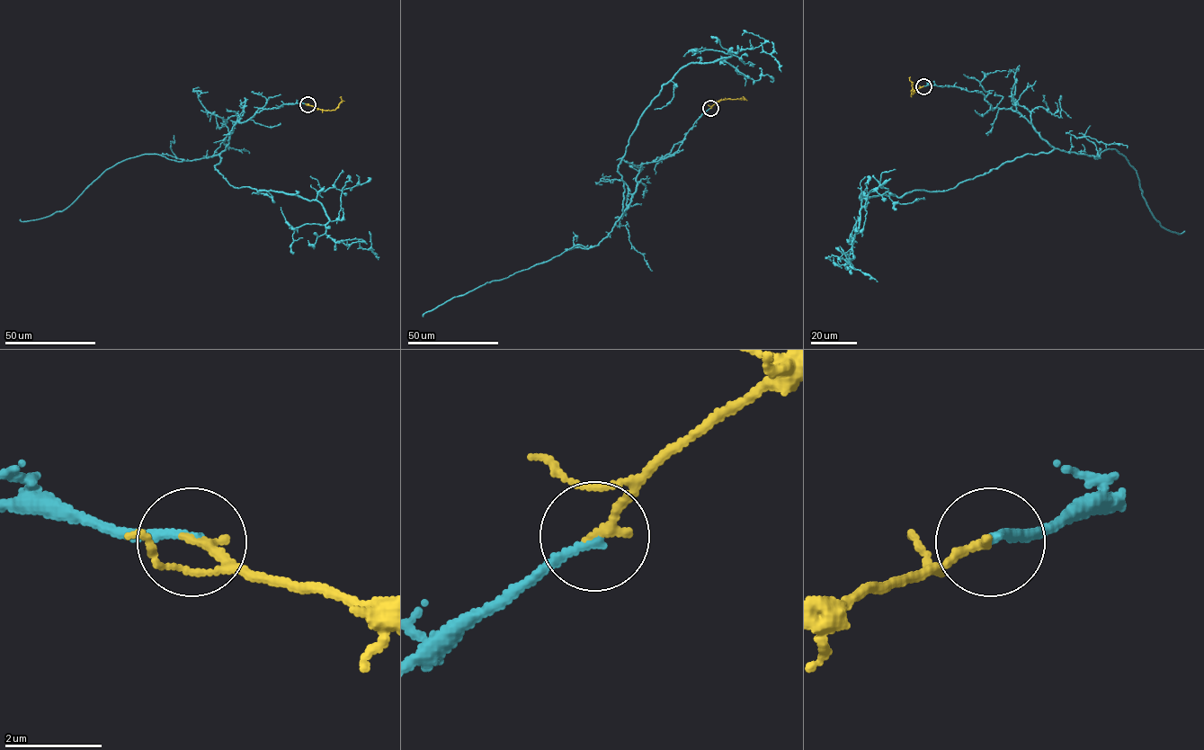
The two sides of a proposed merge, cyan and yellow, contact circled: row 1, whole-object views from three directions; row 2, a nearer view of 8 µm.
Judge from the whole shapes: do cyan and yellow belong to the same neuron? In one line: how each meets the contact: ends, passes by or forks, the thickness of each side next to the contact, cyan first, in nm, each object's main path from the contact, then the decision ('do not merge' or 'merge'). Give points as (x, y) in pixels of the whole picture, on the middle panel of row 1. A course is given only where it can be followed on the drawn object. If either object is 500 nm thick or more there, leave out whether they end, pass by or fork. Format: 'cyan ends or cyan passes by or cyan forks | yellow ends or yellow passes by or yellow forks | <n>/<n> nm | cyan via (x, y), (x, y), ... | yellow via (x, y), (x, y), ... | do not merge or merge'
cyan ends | yellow ends | 190/200 nm | cyan via (710, 108), (676, 151), (641, 165), (623, 212), (619, 164), (662, 86), (728, 51), (770, 54), (771, 41) | yellow via (710, 108), (721, 100), (744, 97) | merge

